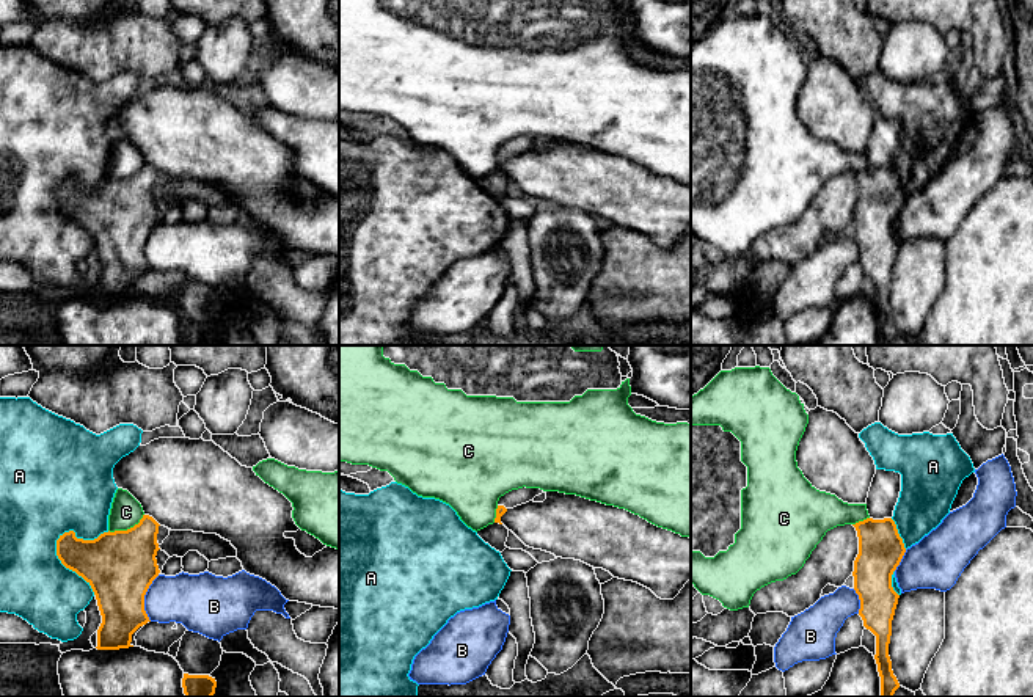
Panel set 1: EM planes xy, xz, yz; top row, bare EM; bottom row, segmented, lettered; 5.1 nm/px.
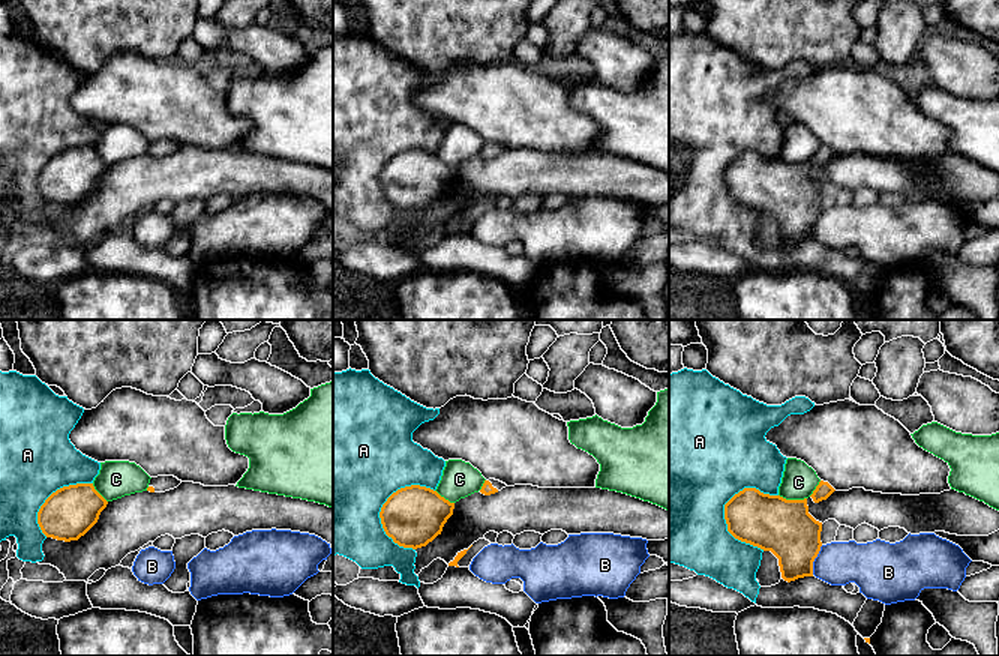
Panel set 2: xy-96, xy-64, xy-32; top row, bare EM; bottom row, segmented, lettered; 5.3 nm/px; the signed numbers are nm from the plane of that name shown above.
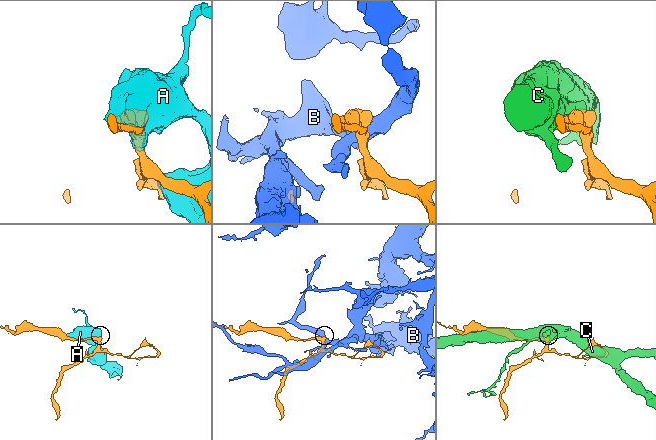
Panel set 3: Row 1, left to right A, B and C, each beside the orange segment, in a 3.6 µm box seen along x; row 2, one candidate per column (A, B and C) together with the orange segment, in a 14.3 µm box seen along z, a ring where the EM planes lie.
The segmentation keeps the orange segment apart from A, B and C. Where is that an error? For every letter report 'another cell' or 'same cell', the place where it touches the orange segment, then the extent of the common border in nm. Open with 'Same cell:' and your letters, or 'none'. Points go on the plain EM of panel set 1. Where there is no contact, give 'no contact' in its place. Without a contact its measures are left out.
Same cell: none
A: another cell; meets orange in xy at (65, 214); contact 360 nm long
B: another cell; meets orange in xy at (143, 247); contact 240 nm long
C: another cell; meets orange in xy at (127, 178); contact 200 nm long

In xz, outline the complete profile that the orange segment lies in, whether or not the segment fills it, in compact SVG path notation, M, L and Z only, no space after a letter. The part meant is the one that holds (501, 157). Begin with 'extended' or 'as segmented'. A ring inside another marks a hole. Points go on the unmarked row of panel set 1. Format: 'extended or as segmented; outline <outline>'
extended; outline M518 137L518 138L512 138L509 141L506 141L504 144L499 146L498 149L498 157L496 157L496 166L495 171L501 171L501 165L509 159L513 157L516 154L526 152L529 149L532 149L535 144L545 141L540 137Z

